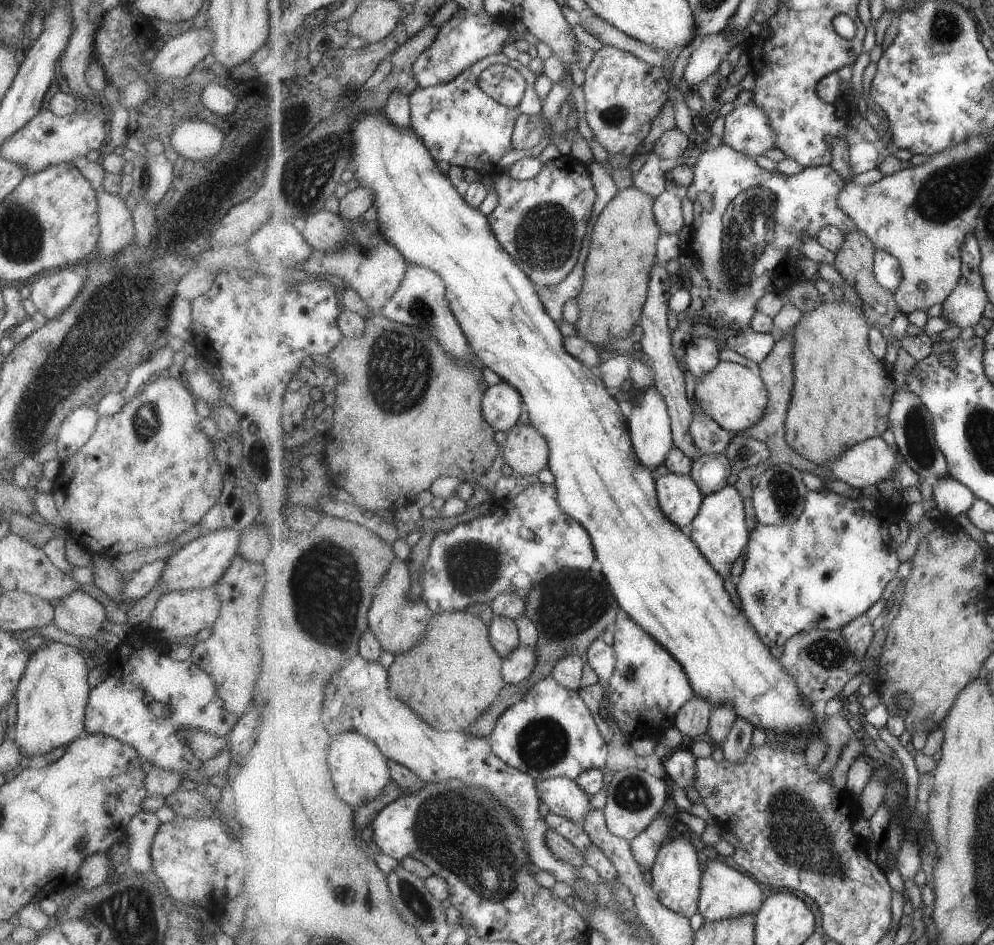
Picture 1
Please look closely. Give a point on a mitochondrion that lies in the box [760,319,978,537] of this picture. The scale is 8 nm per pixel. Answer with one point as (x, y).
(916, 433)

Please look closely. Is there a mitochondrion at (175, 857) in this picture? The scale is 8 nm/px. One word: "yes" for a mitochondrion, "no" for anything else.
no

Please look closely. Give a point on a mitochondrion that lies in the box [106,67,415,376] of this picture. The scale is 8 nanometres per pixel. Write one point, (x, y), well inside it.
(305, 172)

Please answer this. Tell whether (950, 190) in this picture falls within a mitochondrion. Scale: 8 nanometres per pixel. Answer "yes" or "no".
yes

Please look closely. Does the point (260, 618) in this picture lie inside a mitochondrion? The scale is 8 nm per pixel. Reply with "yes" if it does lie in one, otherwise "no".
no

